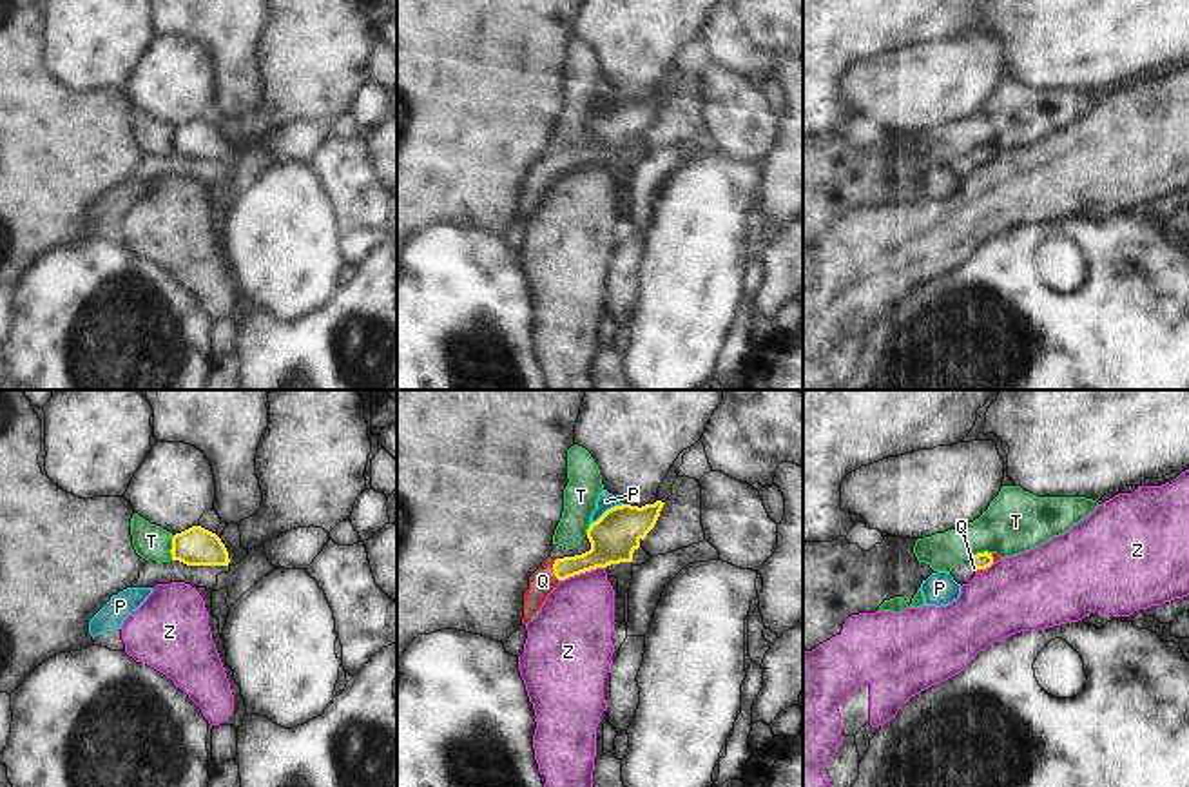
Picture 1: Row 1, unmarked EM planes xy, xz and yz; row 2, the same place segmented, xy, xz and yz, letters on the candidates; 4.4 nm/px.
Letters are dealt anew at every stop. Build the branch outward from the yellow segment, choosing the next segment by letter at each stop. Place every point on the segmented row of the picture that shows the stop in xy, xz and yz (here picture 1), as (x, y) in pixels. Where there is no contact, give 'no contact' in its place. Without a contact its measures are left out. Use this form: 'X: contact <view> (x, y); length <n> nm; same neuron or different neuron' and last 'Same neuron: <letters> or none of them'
P: contact xz (608, 510); length 190 nm; different neuron
Q: contact xz (553, 570); length 110 nm; same neuron
T: contact xy (173, 548); length 110 nm; different neuron
Z: contact xz (582, 572); length 220 nm; different neuron
Same neuron: Q

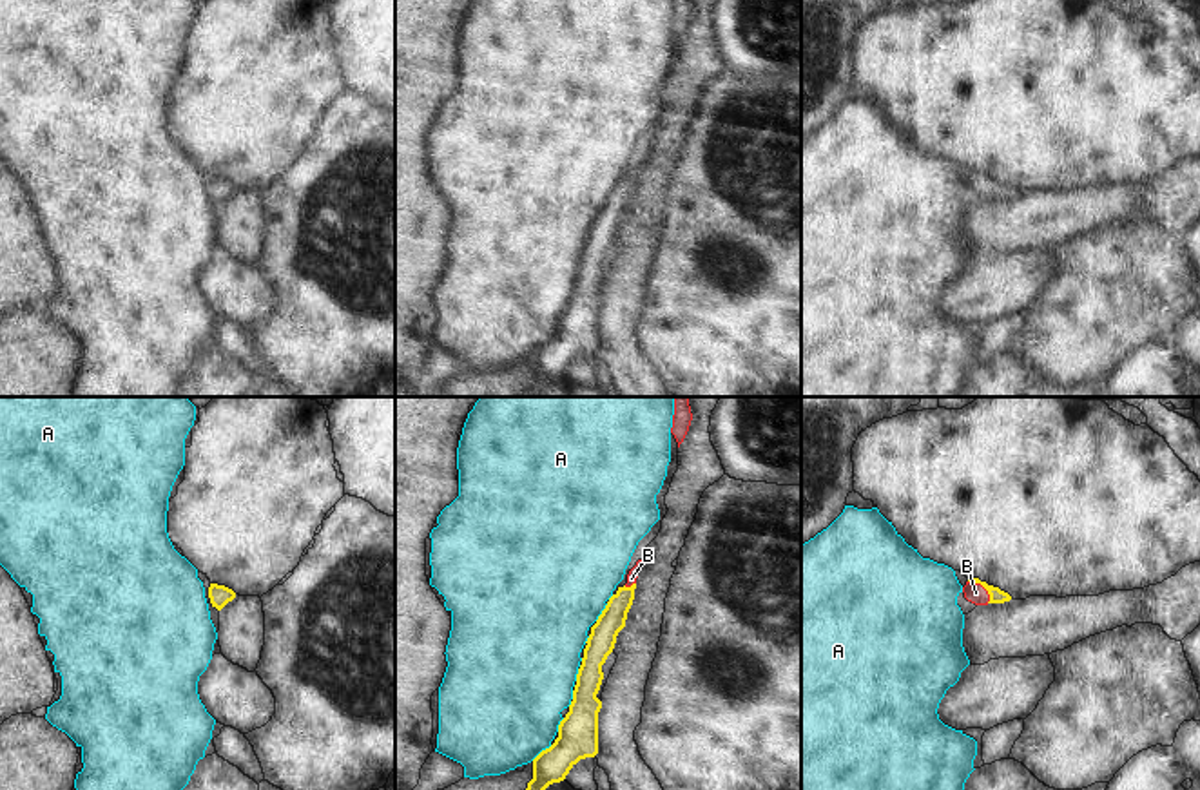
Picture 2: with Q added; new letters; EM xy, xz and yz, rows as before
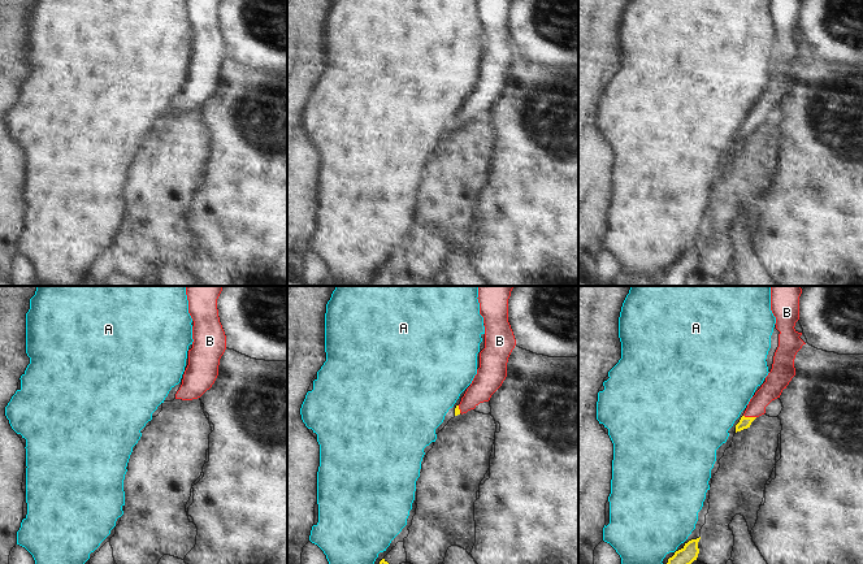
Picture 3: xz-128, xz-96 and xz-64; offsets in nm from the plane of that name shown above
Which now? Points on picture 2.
A: contact xz (542, 751); length 120 nm; different neuron
B: contact yz (983, 586); length 140 nm; same neuron
Same neuron: B

